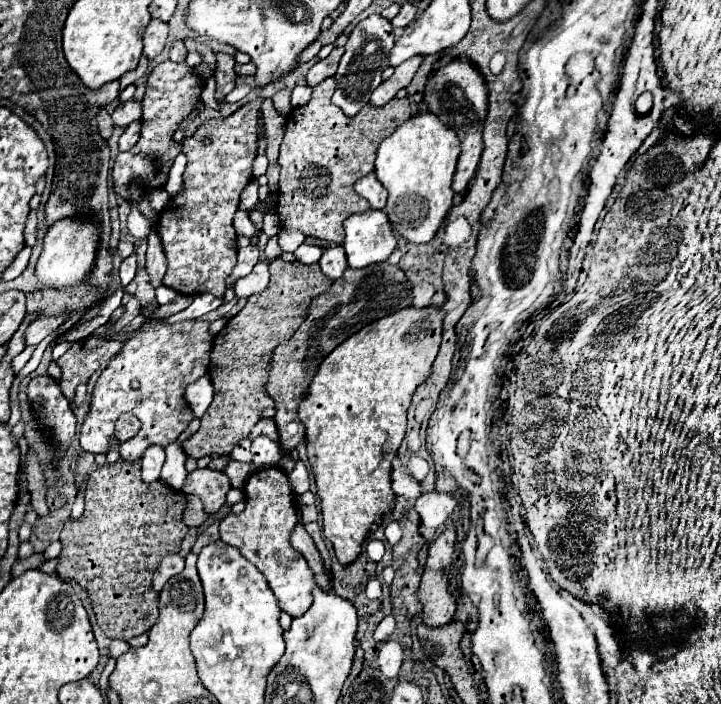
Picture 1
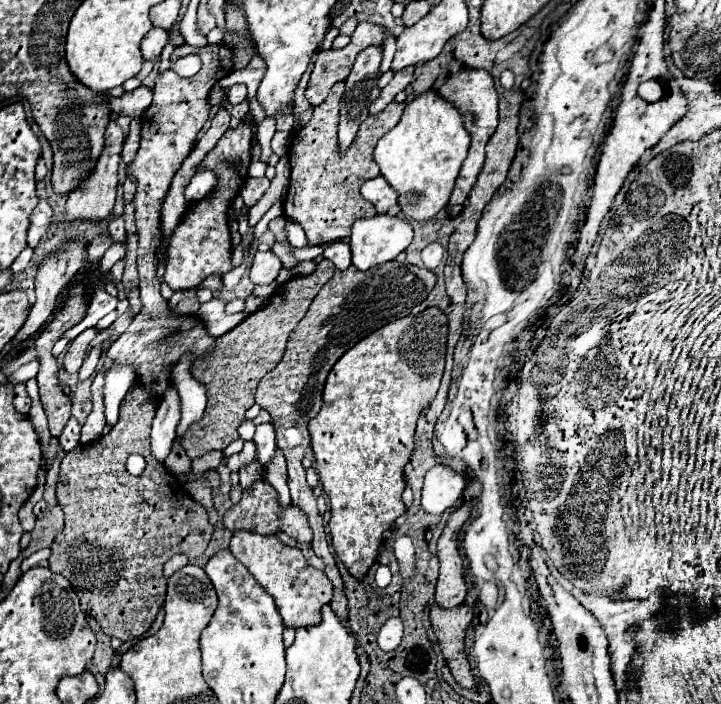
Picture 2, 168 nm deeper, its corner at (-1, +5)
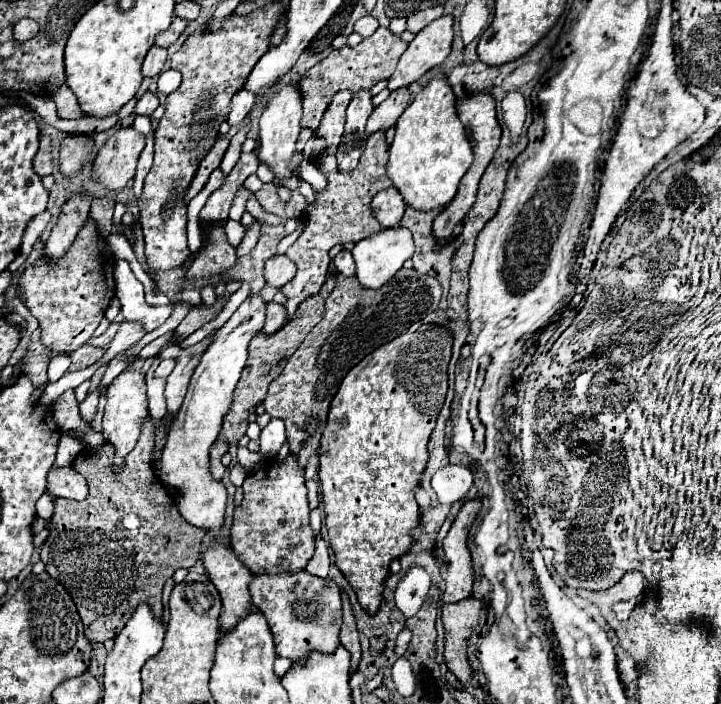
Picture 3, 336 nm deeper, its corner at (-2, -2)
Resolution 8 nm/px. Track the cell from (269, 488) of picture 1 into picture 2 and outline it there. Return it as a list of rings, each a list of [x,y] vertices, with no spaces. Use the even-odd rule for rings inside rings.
[[[234,532],[230,552],[250,570],[256,582],[274,598],[274,604],[286,628],[308,628],[322,622],[320,610],[332,600],[332,582],[322,570],[310,566],[298,548],[282,544],[278,536]]]

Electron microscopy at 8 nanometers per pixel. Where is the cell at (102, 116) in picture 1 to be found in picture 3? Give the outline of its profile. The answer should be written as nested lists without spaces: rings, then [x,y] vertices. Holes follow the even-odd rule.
[[[133,127],[119,129],[99,149],[93,161],[91,177],[113,193],[125,189],[127,181],[135,177],[137,159],[143,147],[145,137],[141,133],[137,133]]]

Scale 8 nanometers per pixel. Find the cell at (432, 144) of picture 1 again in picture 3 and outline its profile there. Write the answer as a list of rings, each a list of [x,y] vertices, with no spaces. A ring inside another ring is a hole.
[[[437,75],[399,117],[395,139],[389,147],[389,161],[385,167],[387,175],[407,205],[417,211],[433,211],[451,203],[471,161],[473,147],[463,123],[459,121],[455,95],[447,85],[447,77]]]

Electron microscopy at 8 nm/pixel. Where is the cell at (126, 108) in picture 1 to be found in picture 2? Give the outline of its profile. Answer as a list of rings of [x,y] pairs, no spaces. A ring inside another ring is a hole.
[[[146,86],[136,88],[134,92],[128,92],[120,98],[108,98],[110,104],[110,112],[114,112],[116,116],[130,116],[130,118],[140,118],[152,104],[152,90]]]

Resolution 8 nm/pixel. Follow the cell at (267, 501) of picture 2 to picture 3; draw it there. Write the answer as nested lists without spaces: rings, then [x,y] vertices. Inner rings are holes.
[[[289,455],[283,463],[265,461],[261,469],[249,475],[243,483],[243,503],[235,509],[231,525],[231,549],[235,555],[255,573],[279,573],[279,571],[297,571],[305,569],[307,561],[313,555],[313,529],[309,525],[309,503],[303,469]]]

